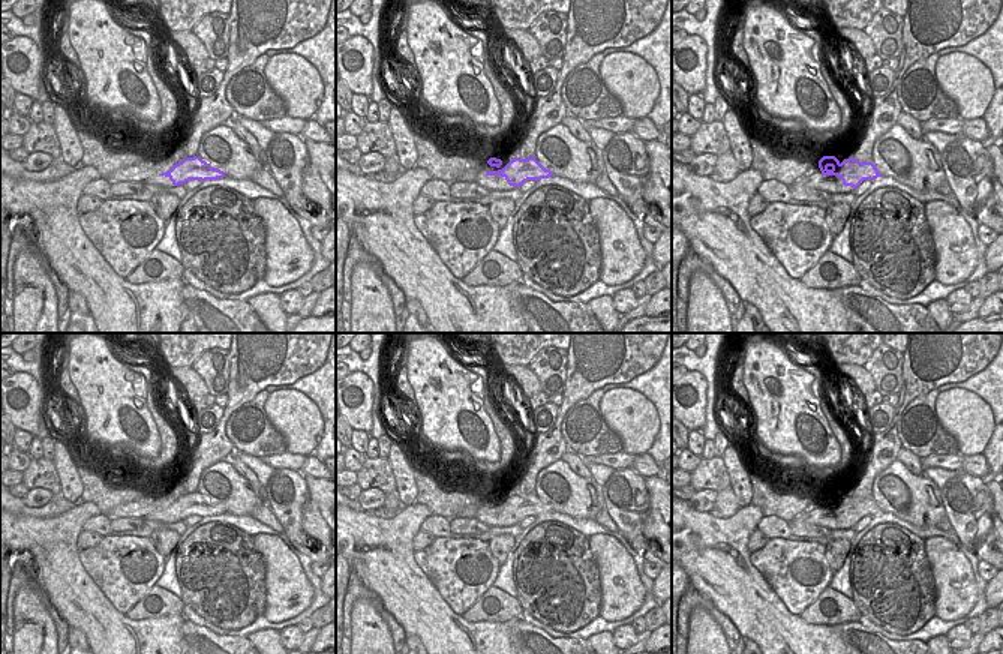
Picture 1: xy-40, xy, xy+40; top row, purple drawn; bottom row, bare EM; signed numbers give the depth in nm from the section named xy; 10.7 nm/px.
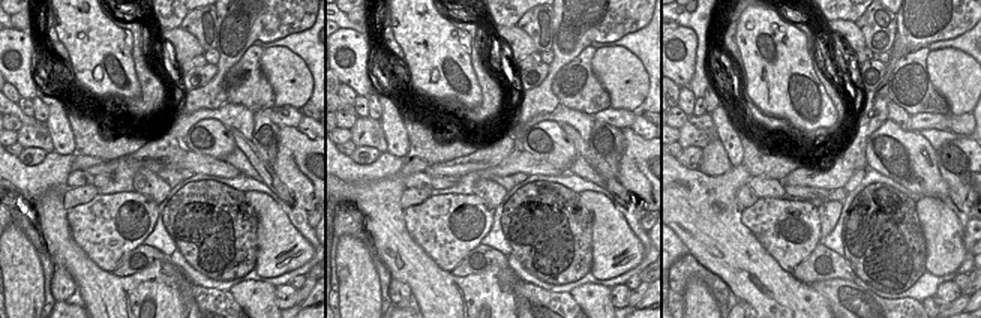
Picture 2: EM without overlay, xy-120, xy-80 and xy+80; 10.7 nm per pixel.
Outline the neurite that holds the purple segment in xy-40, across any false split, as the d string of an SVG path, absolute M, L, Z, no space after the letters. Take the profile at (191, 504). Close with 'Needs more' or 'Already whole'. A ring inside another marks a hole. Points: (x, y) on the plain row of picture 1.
M199 492L184 494L175 500L169 507L159 512L153 512L141 519L151 519L166 524L184 520L189 516L217 516L226 513L223 507L211 504L210 500L202 496Z. Needs more

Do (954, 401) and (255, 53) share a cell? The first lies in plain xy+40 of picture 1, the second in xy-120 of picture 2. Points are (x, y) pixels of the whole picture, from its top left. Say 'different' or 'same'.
different

